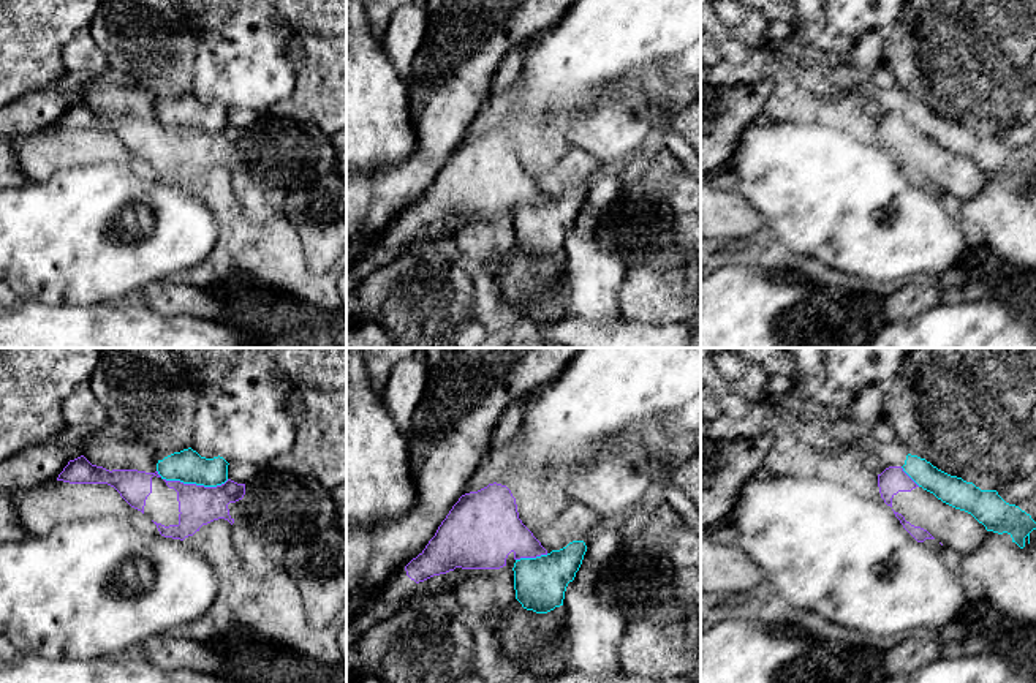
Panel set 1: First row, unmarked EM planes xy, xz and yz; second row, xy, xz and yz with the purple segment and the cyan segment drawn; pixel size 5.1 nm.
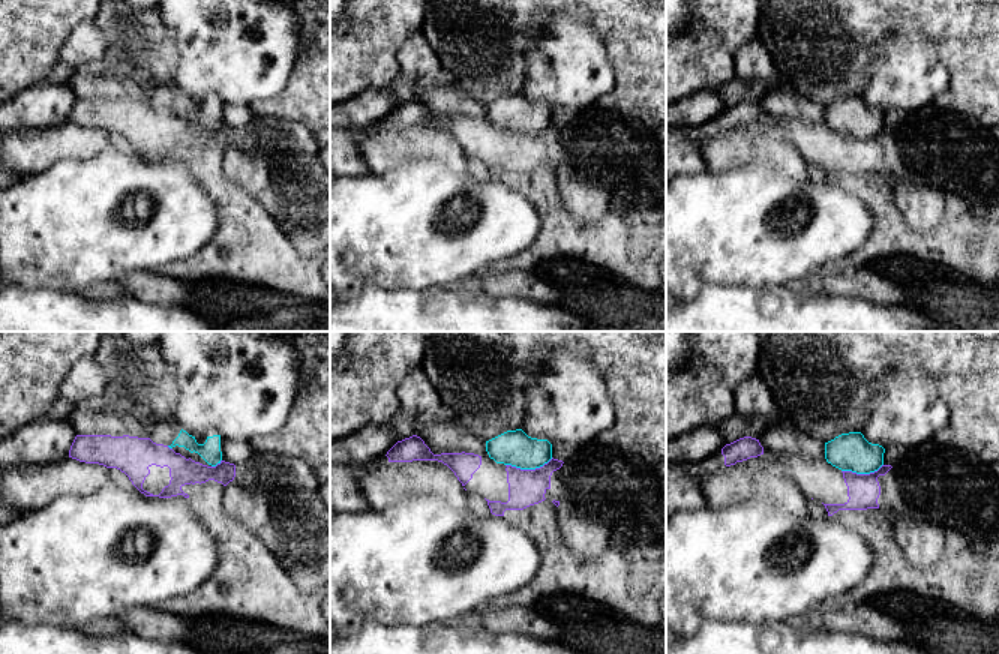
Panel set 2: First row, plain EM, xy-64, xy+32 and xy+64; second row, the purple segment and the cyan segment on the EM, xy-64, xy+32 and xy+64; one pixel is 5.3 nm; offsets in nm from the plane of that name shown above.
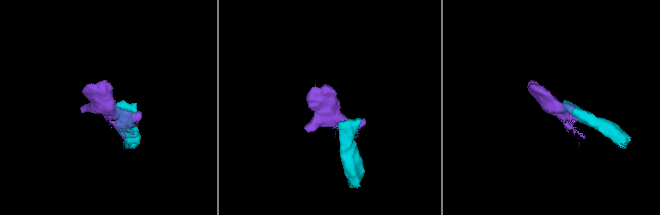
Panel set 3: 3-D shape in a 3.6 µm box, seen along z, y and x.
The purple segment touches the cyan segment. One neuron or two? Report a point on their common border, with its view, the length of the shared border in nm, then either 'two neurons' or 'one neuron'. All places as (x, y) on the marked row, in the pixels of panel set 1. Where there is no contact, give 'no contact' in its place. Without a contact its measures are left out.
xy (192, 484) | 380 nm | two neurons

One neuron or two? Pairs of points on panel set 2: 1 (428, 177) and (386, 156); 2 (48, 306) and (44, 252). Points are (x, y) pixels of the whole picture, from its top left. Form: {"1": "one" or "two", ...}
{"1": "two", "2": "two"}

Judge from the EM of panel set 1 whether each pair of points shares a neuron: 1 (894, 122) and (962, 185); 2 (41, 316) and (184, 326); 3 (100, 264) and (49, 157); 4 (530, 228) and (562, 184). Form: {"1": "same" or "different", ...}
{"1": "same", "2": "same", "3": "different", "4": "same"}

